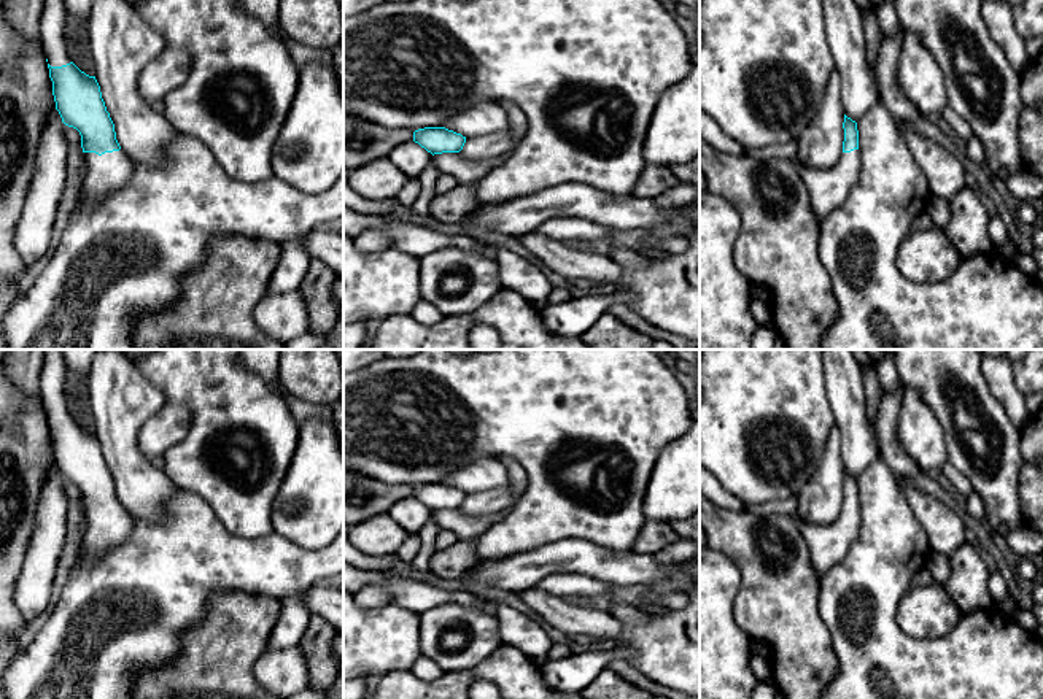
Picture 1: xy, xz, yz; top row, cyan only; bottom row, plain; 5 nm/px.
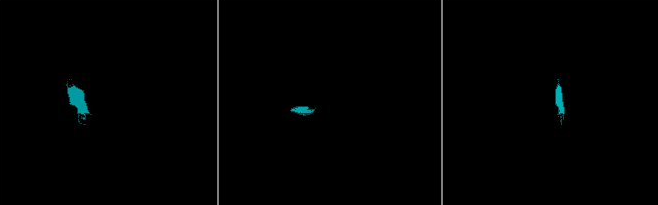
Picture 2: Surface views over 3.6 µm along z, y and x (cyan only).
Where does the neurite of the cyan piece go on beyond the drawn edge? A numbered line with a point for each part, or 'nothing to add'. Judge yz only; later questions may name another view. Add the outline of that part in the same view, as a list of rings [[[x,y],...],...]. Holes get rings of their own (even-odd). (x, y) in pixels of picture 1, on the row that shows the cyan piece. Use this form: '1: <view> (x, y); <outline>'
1: yz (829, 188); [[[859,149],[841,153],[832,168],[812,168],[800,162],[793,164],[808,187],[819,224],[846,202],[860,172]]]

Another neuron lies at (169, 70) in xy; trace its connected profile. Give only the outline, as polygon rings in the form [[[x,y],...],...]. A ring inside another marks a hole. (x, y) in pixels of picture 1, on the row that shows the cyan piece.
[[[167,48],[138,75],[137,91],[142,102],[149,106],[162,102],[164,97],[186,83],[191,68],[191,57],[178,48]]]

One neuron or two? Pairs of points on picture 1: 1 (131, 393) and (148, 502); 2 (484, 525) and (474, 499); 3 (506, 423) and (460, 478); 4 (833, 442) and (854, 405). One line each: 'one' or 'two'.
1: one
2: two
3: two
4: two

